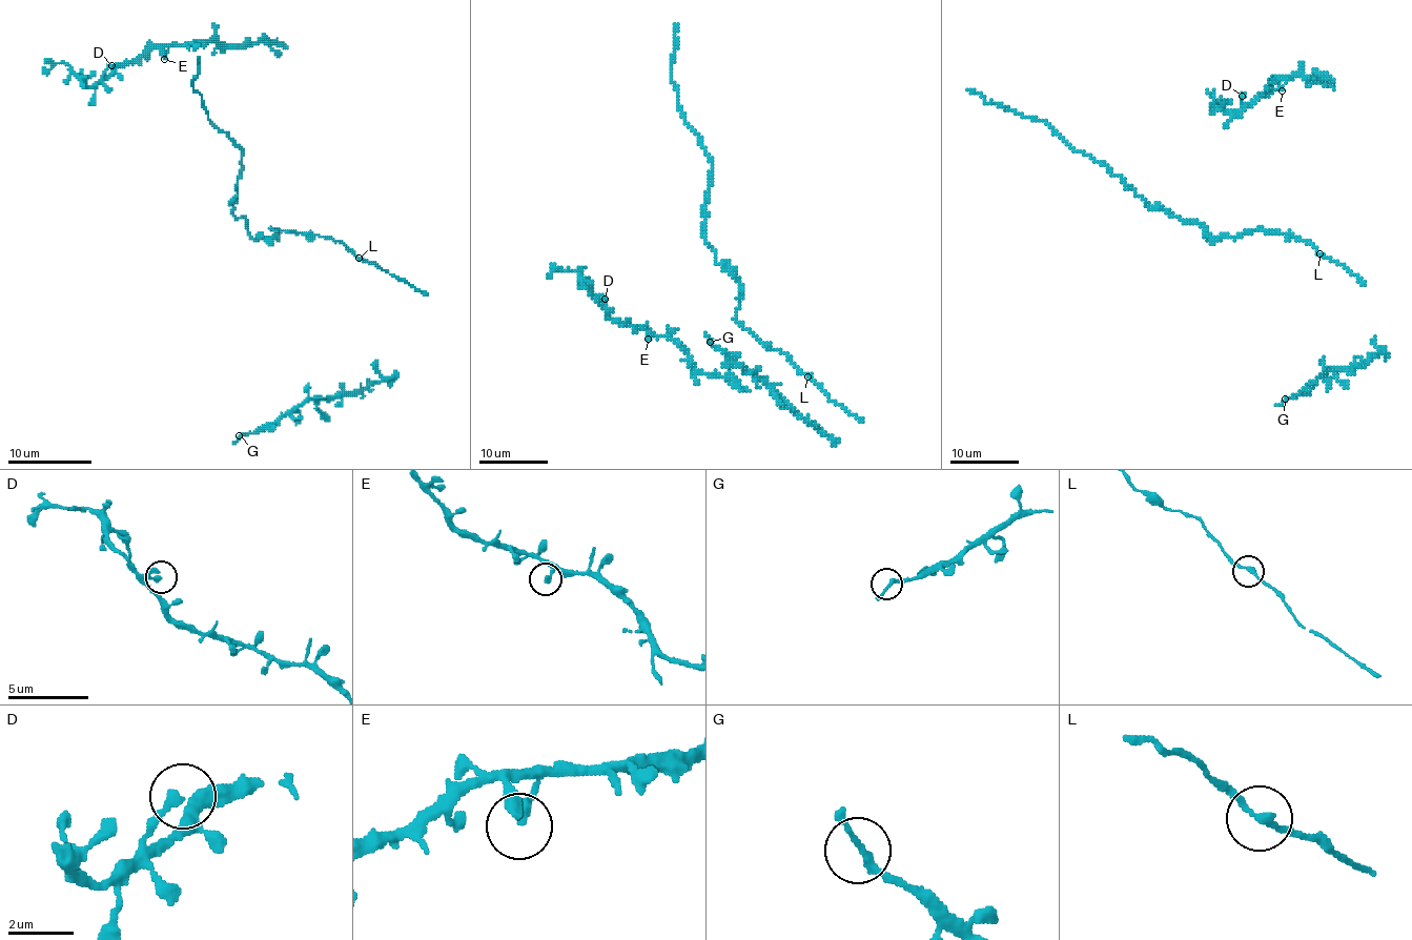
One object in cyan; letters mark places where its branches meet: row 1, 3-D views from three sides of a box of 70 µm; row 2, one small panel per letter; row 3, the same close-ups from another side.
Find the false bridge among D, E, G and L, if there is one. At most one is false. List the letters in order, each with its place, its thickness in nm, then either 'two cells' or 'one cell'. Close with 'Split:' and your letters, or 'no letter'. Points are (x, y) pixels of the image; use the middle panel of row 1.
D: at (605, 299); 280 nm thick; one cell
E: at (648, 339); 340 nm thick; one cell
G: at (710, 342); 200 nm thick; one cell
L: at (807, 376); 200 nm thick; one cell
Split: no letter

